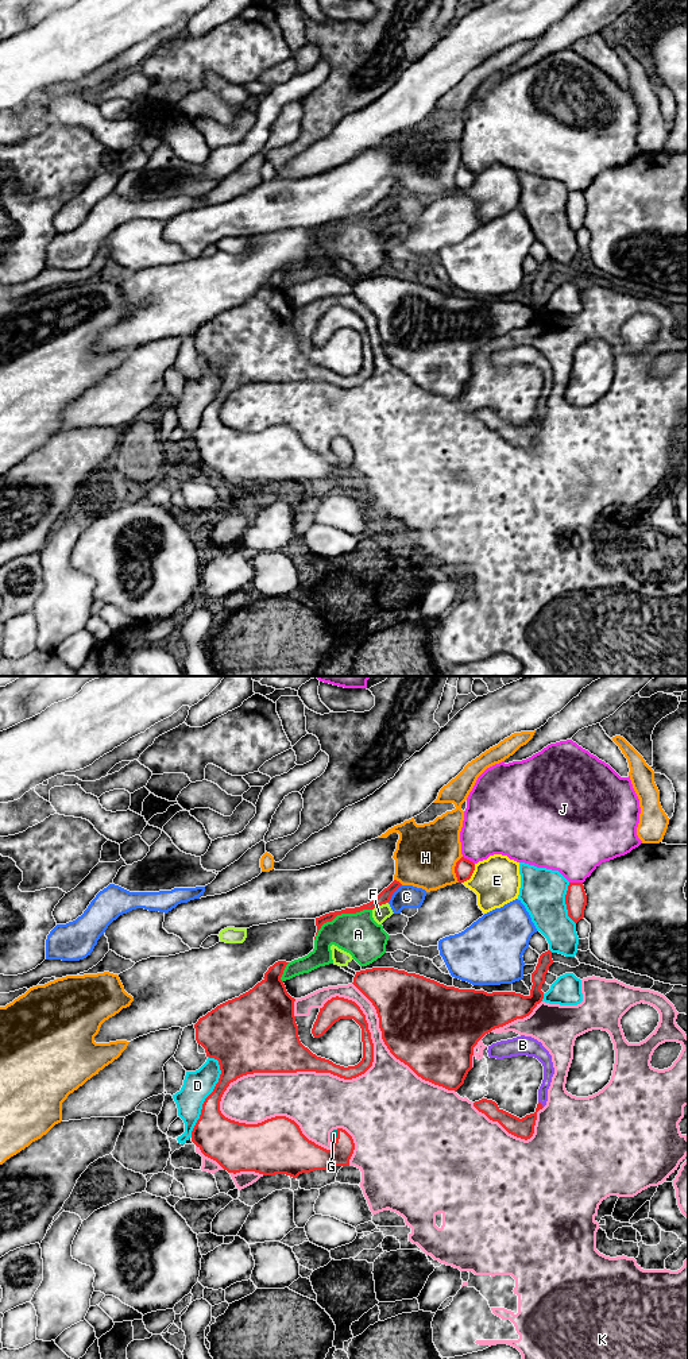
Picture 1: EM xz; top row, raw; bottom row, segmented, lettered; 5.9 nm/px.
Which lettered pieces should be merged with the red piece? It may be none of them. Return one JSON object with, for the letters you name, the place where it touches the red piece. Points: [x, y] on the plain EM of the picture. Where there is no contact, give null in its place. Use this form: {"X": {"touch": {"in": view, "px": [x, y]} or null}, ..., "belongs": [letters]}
{"B": {"touch": {"in": "xz", "px": [541, 413]}}, "G": {"touch": {"in": "xz", "px": [337, 446]}}, "belongs": ["B", "G"]}

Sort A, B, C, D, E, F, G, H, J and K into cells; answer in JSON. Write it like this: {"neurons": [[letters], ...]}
{"neurons": [["A"], ["B", "G"], ["C"], ["D"], ["E"], ["F"], ["H"], ["J"], ["K"]]}

